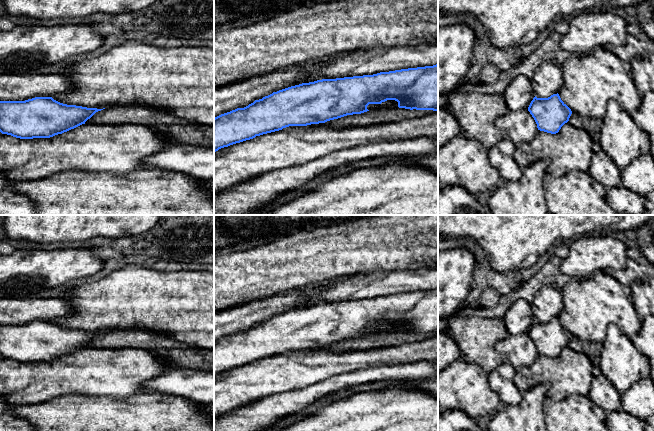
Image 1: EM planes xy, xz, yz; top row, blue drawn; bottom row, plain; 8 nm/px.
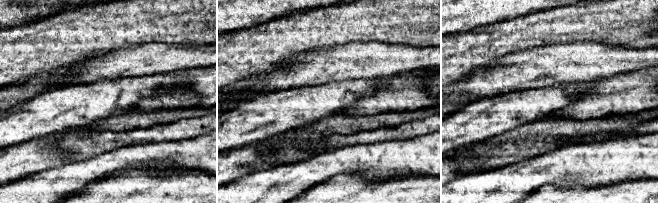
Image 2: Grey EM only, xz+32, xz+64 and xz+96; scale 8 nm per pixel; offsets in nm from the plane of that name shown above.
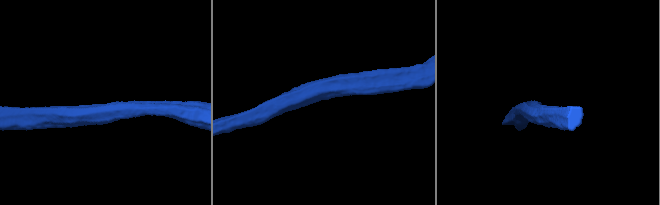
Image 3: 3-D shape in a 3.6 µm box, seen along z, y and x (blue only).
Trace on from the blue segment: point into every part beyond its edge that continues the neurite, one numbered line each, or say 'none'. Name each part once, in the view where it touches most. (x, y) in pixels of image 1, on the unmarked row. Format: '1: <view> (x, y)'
none

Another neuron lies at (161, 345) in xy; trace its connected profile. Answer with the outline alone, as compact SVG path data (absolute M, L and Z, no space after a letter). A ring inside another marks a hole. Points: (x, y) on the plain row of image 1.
M144 329L114 330L96 336L85 348L141 348L170 360L175 368L214 372L214 350L188 346L168 335Z

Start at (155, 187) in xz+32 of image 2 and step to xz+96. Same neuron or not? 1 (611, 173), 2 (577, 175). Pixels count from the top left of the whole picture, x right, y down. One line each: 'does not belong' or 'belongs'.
1: does not belong
2: does not belong

